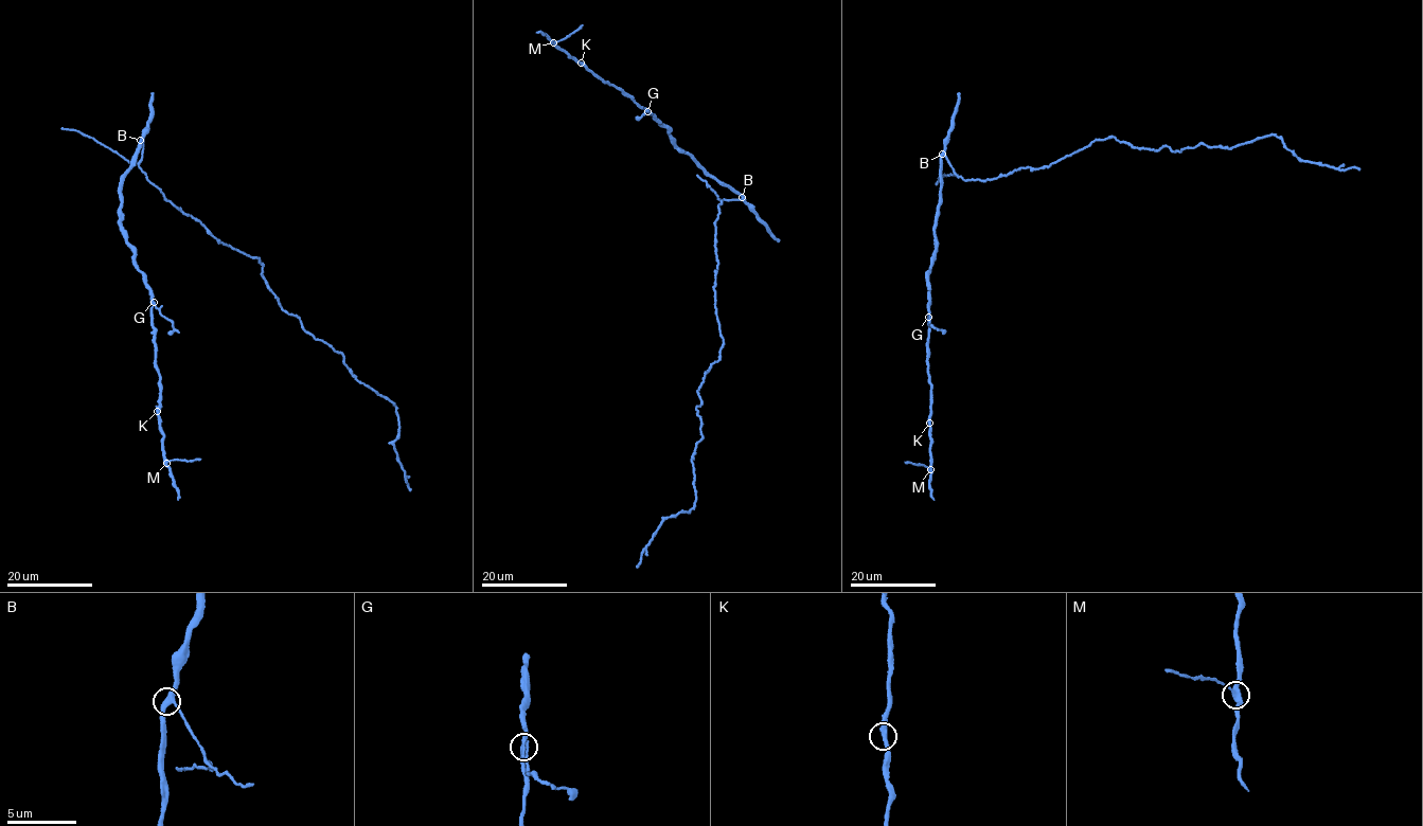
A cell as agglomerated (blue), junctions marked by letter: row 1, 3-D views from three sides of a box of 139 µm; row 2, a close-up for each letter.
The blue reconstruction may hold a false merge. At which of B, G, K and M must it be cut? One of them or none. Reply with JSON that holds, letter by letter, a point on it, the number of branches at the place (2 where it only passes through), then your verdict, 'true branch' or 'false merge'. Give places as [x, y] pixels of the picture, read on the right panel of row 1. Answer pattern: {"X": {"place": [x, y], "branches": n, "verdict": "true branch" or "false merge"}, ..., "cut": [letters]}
{"B": {"place": [942, 154], "branches": 3, "verdict": "true branch"}, "G": {"place": [928, 317], "branches": 3, "verdict": "false merge"}, "K": {"place": [929, 423], "branches": 3, "verdict": "true branch"}, "M": {"place": [930, 469], "branches": 3, "verdict": "true branch"}, "cut": ["G"]}

